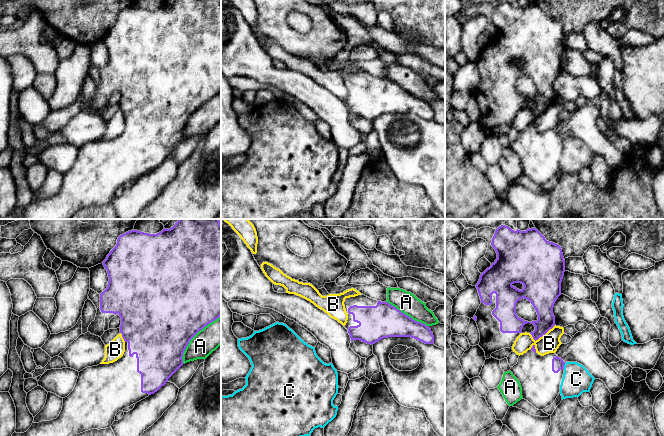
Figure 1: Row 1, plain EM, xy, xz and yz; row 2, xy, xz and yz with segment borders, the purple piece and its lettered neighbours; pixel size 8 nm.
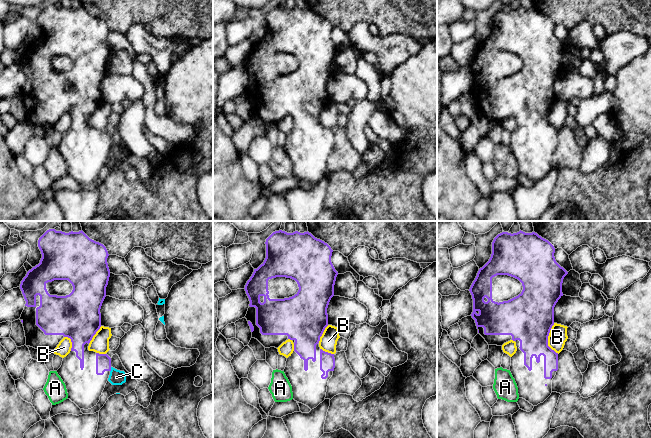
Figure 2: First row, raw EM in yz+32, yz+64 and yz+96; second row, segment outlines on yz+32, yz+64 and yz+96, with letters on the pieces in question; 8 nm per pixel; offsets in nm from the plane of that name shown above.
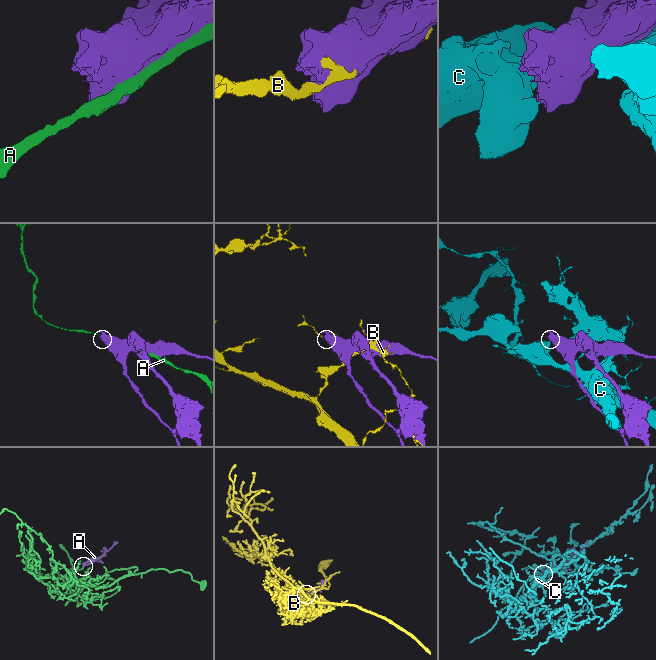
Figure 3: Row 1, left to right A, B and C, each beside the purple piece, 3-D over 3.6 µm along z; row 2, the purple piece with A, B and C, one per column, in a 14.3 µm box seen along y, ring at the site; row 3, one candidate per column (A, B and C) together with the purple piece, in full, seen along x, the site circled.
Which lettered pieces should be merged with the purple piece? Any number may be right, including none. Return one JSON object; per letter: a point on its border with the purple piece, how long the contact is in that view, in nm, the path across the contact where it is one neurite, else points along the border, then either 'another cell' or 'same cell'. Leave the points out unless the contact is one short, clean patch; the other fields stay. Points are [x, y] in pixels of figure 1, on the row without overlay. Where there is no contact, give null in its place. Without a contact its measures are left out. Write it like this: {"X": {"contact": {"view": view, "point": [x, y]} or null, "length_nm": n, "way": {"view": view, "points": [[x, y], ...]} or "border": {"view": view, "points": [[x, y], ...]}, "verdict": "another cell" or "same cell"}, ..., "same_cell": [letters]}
{"A": {"contact": {"view": "xy", "point": [193, 112]}, "length_nm": 500, "verdict": "another cell"}, "B": {"contact": {"view": "yz", "point": [540, 112]}, "length_nm": 200, "verdict": "another cell"}, "C": {"contact": {"view": "yz", "point": [563, 142]}, "length_nm": 50, "verdict": "another cell"}, "same_cell": []}

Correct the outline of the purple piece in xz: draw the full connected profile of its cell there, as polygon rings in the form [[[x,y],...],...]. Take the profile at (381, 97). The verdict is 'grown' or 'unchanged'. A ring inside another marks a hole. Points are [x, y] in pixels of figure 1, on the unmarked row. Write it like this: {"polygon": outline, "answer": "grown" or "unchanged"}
{"polygon": [[[365,71],[346,74],[348,96],[344,102],[351,117],[375,120],[388,113],[411,113],[425,120],[433,120],[429,102],[417,98],[388,78],[373,76]]], "answer": "grown"}

